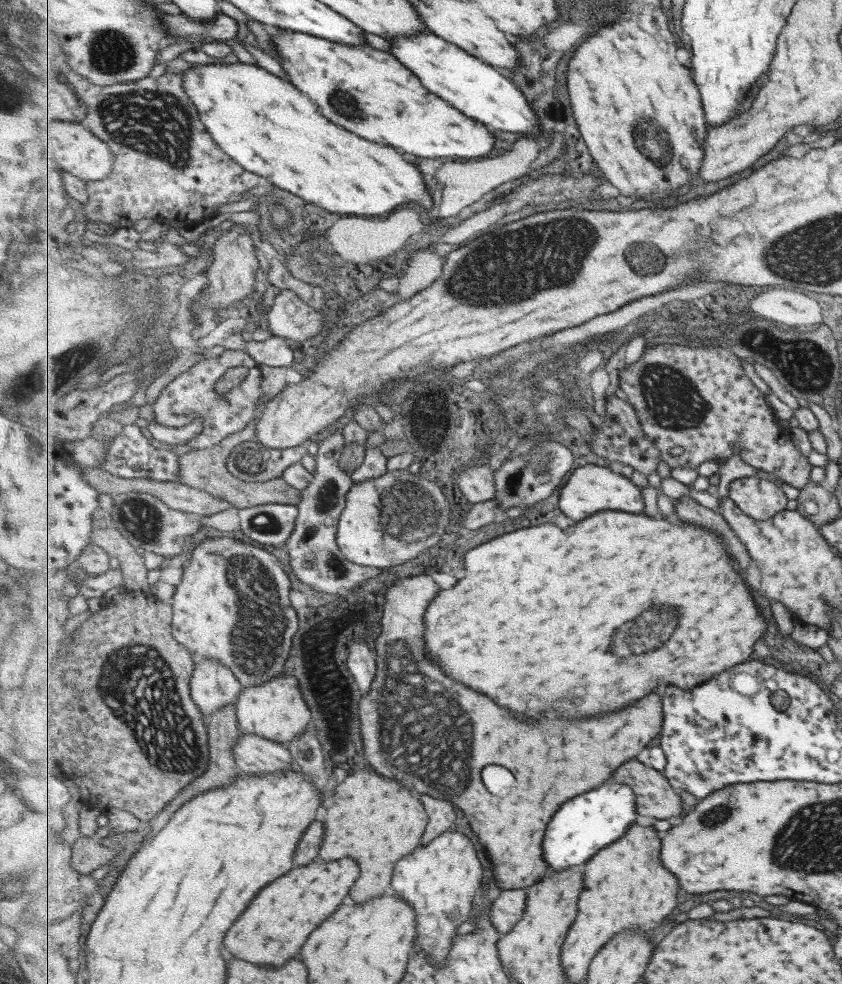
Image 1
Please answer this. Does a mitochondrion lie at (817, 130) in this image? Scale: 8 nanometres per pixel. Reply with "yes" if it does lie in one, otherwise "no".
no

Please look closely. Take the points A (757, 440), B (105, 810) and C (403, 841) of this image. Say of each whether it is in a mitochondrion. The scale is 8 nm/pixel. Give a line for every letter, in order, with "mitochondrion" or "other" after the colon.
A: other
B: other
C: other

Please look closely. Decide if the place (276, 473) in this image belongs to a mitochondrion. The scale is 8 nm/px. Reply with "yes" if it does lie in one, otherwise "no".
no

